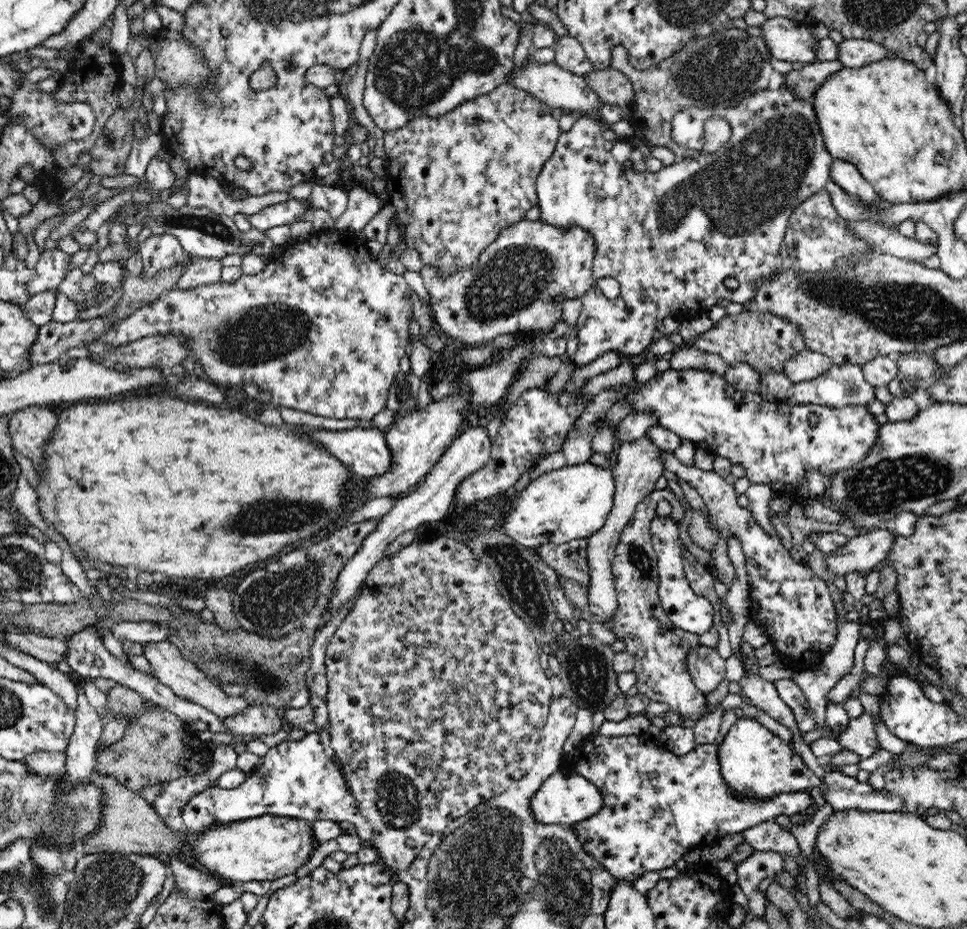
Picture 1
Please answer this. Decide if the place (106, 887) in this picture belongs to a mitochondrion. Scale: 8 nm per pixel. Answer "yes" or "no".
yes

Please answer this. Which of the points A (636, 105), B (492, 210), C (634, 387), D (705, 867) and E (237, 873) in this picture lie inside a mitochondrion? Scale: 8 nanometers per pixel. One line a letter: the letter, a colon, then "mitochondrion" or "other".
A: other
B: other
C: other
D: other
E: other

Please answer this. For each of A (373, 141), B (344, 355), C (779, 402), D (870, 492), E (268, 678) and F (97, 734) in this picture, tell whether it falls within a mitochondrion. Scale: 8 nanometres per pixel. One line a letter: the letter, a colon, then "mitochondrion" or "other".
A: other
B: other
C: other
D: mitochondrion
E: mitochondrion
F: other

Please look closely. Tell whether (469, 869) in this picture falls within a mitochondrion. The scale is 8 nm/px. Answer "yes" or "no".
yes

